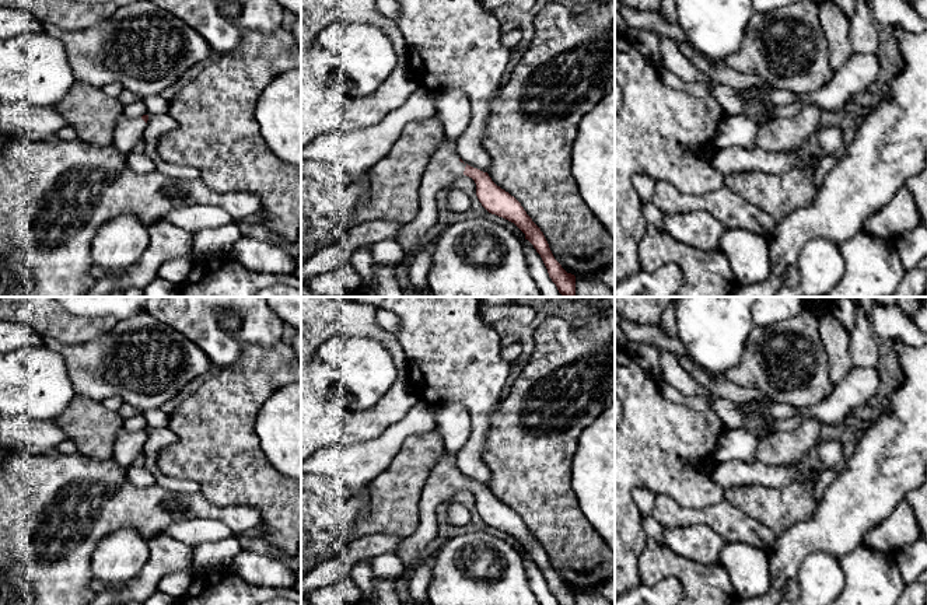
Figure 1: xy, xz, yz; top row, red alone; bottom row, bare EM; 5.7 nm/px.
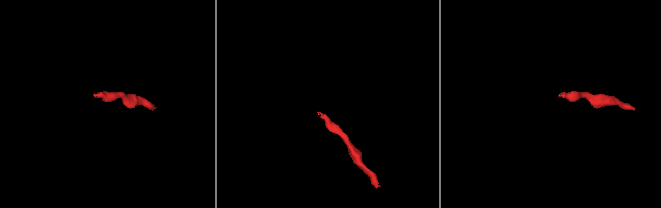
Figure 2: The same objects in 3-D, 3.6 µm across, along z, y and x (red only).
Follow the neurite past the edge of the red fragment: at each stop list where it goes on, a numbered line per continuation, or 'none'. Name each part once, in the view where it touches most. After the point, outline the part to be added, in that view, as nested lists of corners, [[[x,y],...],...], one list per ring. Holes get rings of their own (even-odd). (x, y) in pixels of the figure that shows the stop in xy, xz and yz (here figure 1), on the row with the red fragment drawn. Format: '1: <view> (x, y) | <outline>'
1: xz (444, 168) | [[[445,137],[442,144],[434,151],[421,178],[419,190],[419,213],[398,235],[398,242],[403,249],[403,260],[413,252],[419,242],[427,237],[431,228],[437,227],[437,193],[449,189],[451,185],[464,176],[466,164],[459,161],[455,143]]]

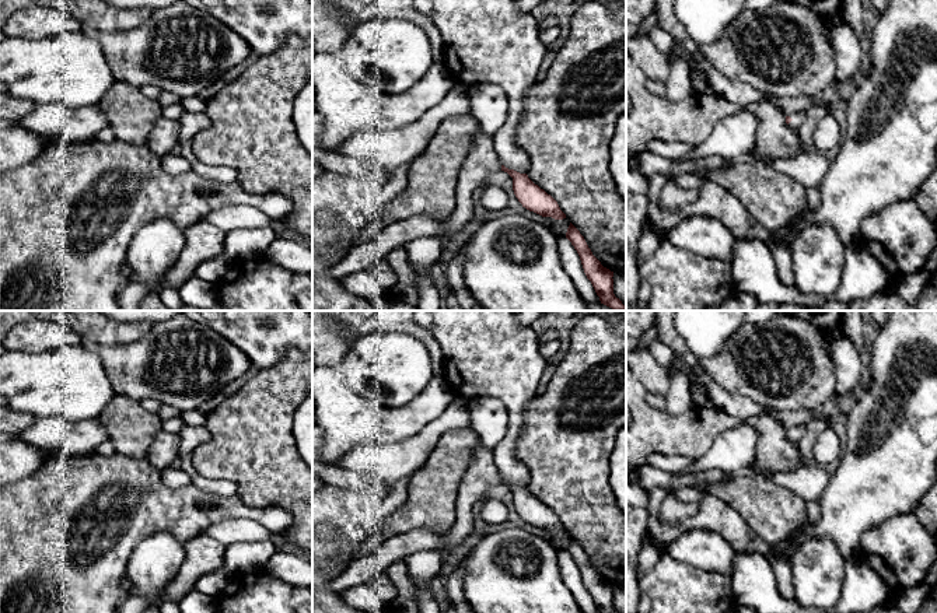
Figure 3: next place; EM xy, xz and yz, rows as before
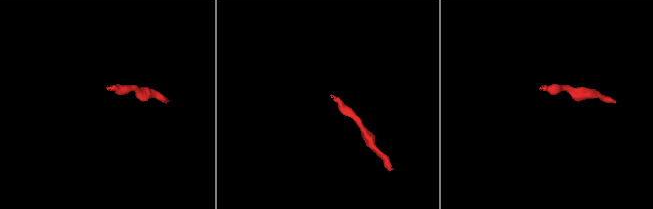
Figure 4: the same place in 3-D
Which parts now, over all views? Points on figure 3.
1: yz (799, 118) | [[[794,112],[791,115],[789,115],[793,120],[789,123],[789,127],[798,130],[798,127],[803,125],[803,122],[807,118],[805,112]]]

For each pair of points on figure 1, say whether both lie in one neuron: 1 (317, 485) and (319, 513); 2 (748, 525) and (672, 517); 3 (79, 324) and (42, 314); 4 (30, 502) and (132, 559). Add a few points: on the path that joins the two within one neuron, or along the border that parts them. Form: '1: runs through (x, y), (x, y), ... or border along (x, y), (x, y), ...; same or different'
1: border along (315, 492), (333, 492), (343, 497); different
2: runs through (730, 523), (723, 517), (691, 517); same
3: runs through (70, 324), (58, 324), (51, 320); same
4: border along (132, 528), (118, 528), (97, 545), (93, 573); different

